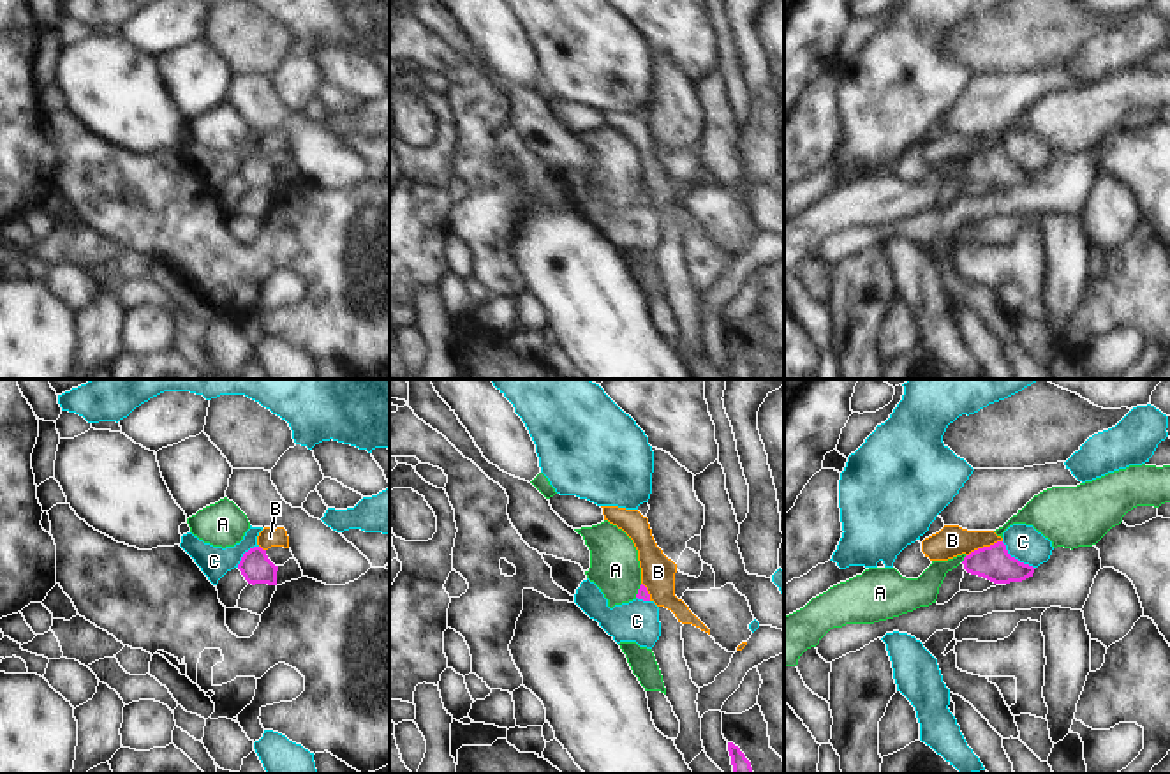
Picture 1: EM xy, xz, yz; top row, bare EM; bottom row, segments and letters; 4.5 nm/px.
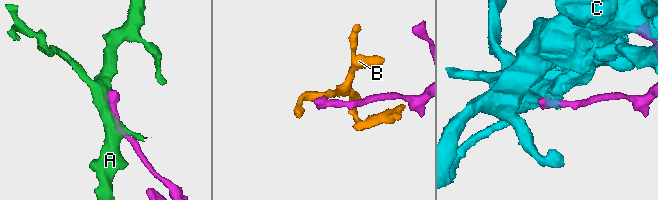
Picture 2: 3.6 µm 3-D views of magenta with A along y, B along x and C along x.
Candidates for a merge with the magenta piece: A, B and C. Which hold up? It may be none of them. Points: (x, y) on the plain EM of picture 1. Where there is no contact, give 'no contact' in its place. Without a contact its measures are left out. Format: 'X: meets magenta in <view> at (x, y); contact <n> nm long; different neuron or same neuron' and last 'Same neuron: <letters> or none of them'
A: meets magenta in yz at (964, 164); contact 40 nm long; different neuron
B: meets magenta in yz at (984, 152); contact 180 nm long; different neuron
C: meets magenta in yz at (1017, 164); contact 200 nm long; different neuron
Same neuron: none of them

